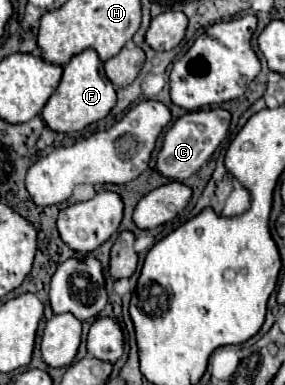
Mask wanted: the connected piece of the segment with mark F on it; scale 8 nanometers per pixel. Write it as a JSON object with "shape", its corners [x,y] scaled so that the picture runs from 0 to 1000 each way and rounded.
{"shape":[[[291,130],[284,140],[263,140],[242,166],[228,166],[221,203],[193,234],[193,244],[158,270],[144,301],[193,343],[270,343],[312,327],[319,317],[340,317],[368,306],[389,281],[411,265],[411,239],[396,213],[382,213],[361,161],[340,151],[333,130]]]}

